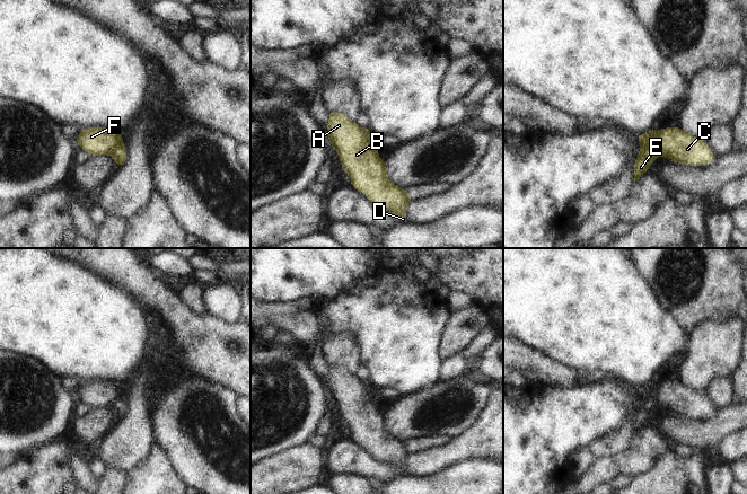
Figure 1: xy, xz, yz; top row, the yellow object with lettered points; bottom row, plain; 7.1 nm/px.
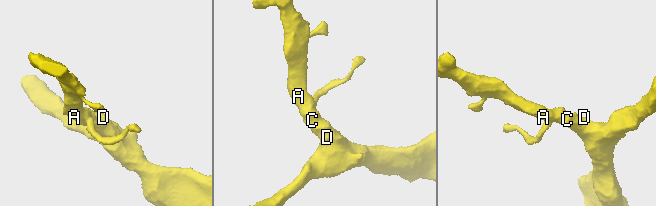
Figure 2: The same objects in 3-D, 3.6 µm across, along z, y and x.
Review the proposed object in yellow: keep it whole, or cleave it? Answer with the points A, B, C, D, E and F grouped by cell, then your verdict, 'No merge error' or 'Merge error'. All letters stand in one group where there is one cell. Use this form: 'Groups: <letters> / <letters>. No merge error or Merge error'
Groups: A B C D F / E. Merge error.

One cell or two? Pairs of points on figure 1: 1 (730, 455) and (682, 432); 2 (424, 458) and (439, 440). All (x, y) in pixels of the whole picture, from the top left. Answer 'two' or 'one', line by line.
1: two
2: two

